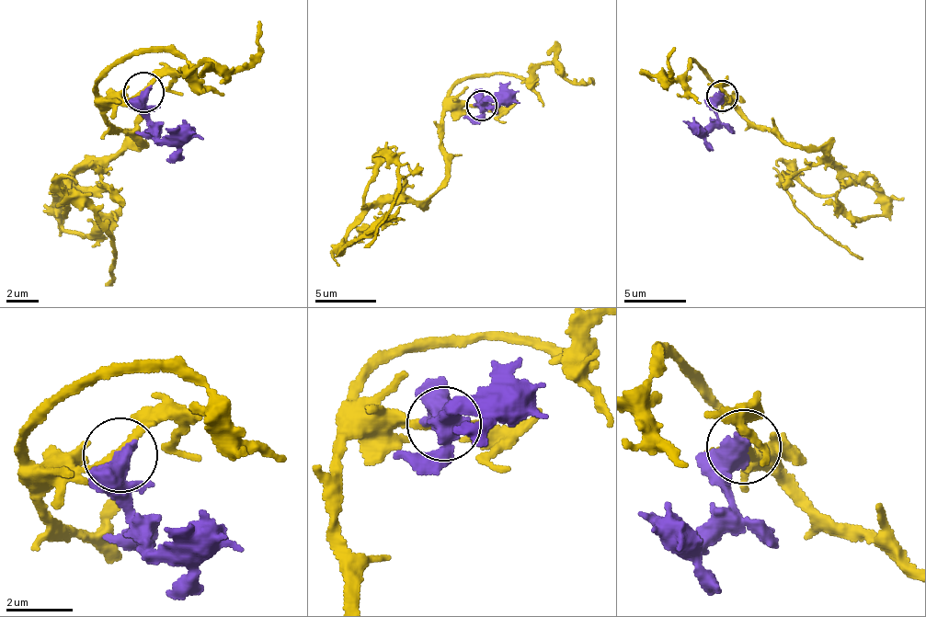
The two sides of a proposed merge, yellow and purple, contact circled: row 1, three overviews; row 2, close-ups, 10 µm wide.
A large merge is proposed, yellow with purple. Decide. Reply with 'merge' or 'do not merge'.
merge

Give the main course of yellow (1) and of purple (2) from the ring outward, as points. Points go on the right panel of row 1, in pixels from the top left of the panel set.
1: (722, 97), (756, 124), (829, 155), (839, 187), (829, 196), (789, 175), (786, 185), (817, 228), (862, 258)
2: (722, 97), (708, 132), (698, 133)

